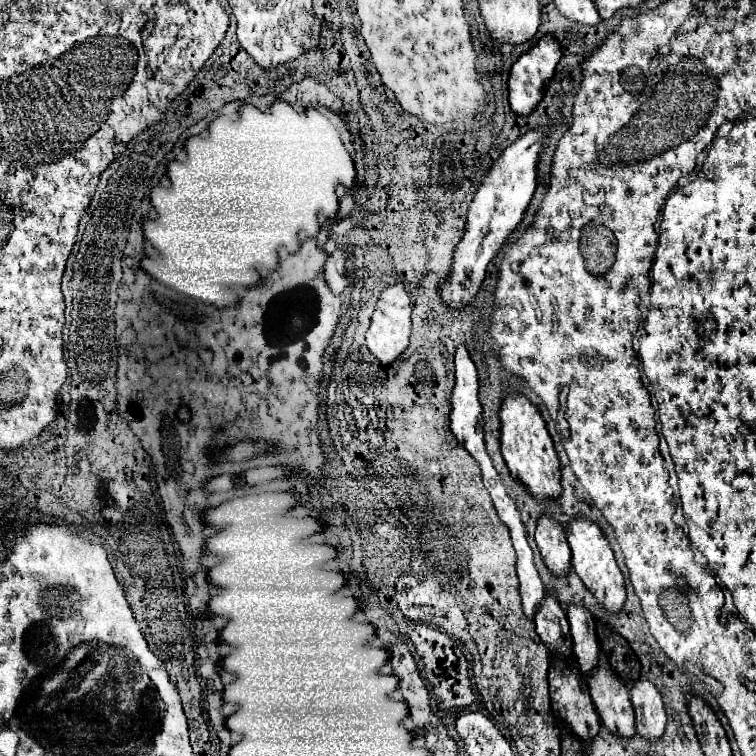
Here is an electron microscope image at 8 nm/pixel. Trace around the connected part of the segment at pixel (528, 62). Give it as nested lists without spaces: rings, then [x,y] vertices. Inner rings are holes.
[[[544,35],[532,49],[528,49],[510,69],[510,79],[508,79],[508,103],[512,107],[512,111],[516,115],[528,115],[532,113],[532,109],[538,105],[538,101],[542,99],[552,75],[554,75],[554,69],[560,61],[560,55],[562,55],[562,49],[560,49],[560,43],[556,41],[556,37],[552,35]]]

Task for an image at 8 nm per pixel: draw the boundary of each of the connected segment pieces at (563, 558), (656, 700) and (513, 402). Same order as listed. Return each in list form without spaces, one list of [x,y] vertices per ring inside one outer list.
[[[542,513],[538,519],[536,543],[548,569],[552,569],[552,573],[556,575],[566,575],[570,569],[570,549],[566,533],[564,527],[548,513]]]
[[[638,679],[630,689],[634,713],[636,713],[636,731],[646,739],[656,739],[664,733],[666,713],[662,695],[648,679]]]
[[[508,393],[500,407],[500,449],[512,473],[536,499],[560,495],[560,461],[538,407],[522,393]]]

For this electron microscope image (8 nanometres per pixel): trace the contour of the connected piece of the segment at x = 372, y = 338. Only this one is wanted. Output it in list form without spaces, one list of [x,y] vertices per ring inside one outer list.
[[[402,283],[382,291],[366,333],[368,349],[382,365],[396,361],[408,347],[410,311],[410,297]]]

